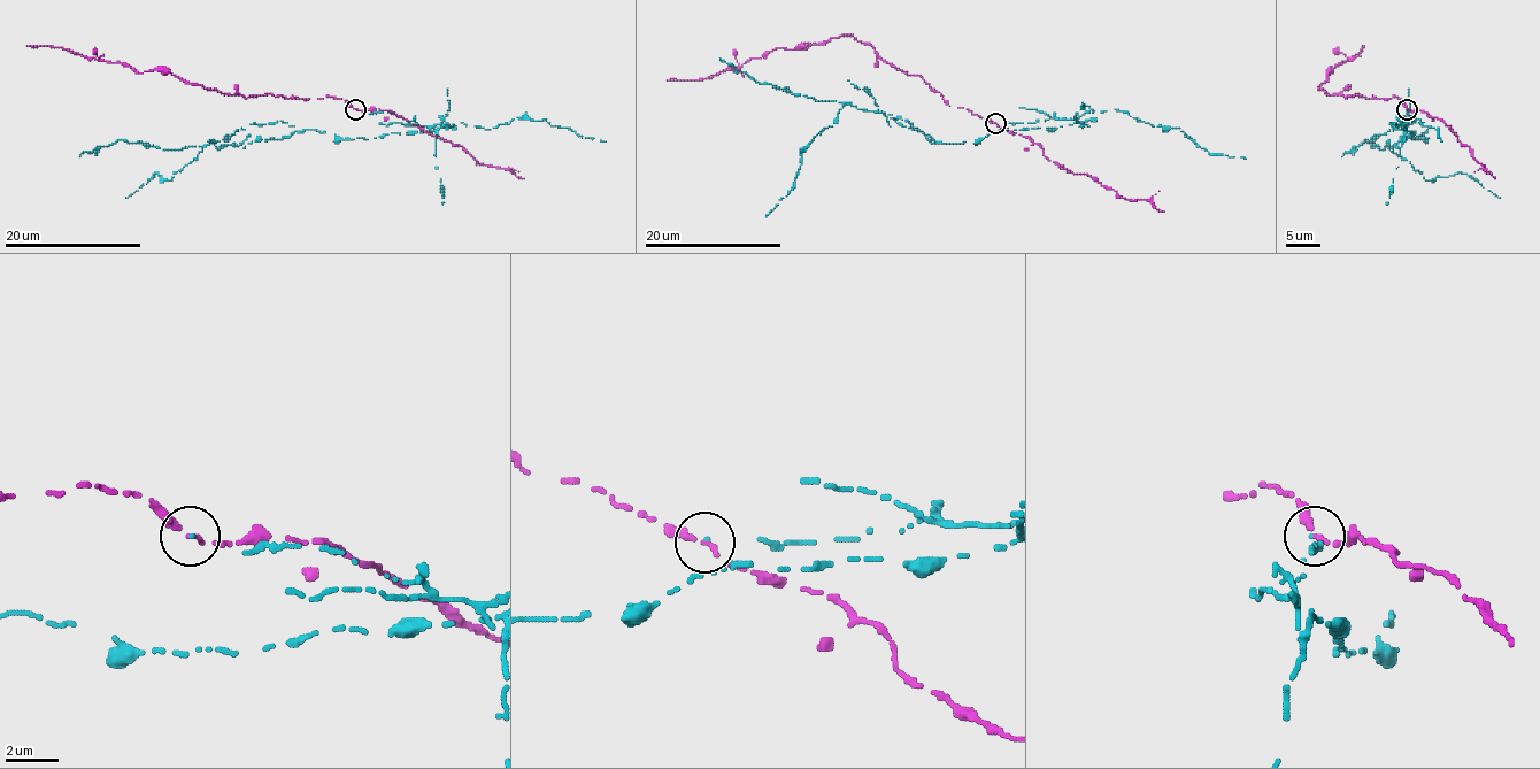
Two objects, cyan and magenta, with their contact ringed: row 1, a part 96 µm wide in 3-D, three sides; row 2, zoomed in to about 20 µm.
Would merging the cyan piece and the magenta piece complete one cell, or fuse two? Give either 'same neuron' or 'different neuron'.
different neuron

